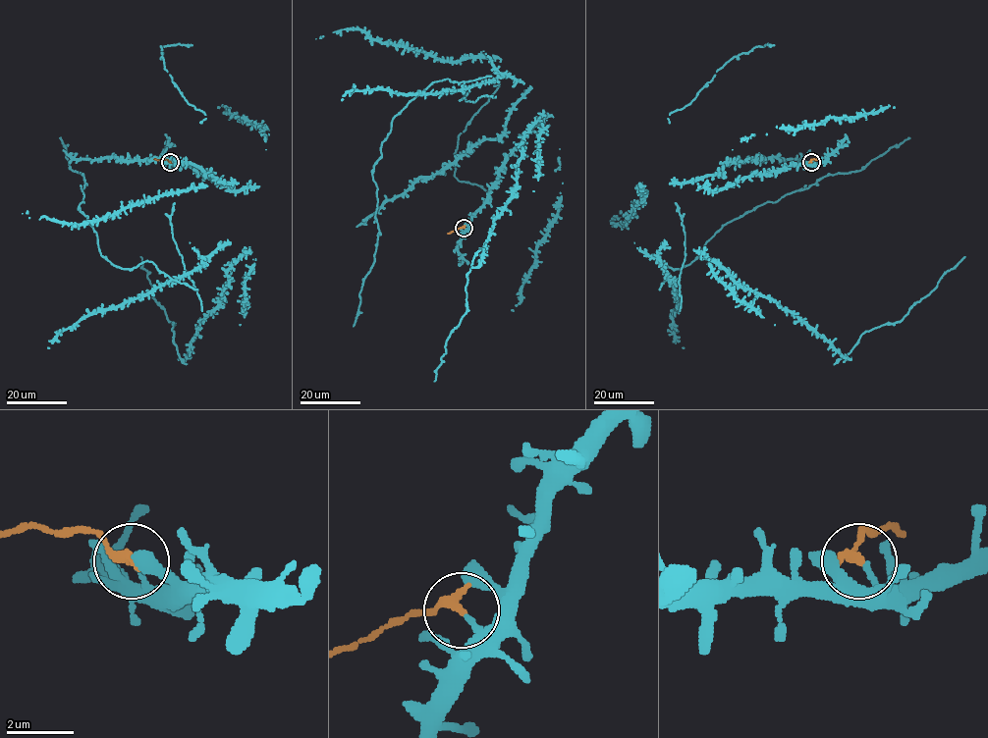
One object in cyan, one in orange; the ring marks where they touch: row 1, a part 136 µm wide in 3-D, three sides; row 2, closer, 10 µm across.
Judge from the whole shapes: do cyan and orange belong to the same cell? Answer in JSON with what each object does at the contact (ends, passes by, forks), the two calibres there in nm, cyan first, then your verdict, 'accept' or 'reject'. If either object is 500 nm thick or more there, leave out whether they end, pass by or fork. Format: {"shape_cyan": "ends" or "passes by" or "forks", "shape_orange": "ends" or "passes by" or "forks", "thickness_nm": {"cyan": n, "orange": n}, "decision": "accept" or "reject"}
{"shape_cyan": "ends", "shape_orange": "ends", "thickness_nm": {"cyan": 150, "orange": 320}, "decision": "reject"}

